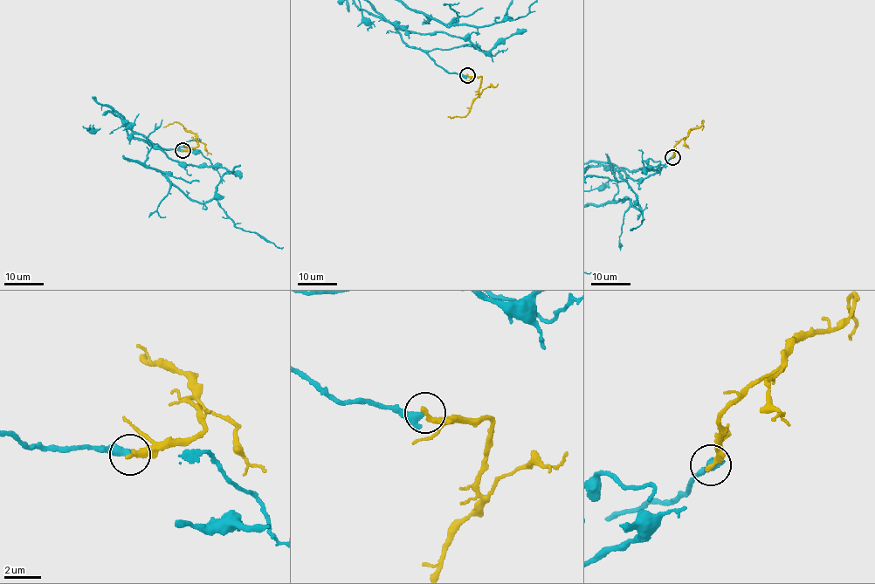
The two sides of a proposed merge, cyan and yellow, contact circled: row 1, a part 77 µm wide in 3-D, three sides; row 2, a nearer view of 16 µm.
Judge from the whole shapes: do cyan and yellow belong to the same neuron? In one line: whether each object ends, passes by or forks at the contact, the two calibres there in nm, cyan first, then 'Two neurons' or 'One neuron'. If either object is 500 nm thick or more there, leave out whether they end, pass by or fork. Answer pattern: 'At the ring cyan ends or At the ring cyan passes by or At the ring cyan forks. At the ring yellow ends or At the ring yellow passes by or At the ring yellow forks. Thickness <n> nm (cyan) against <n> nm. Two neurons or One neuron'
At the ring cyan ends. At the ring yellow ends. Thickness 440 nm (cyan) against 320 nm. Two neurons

